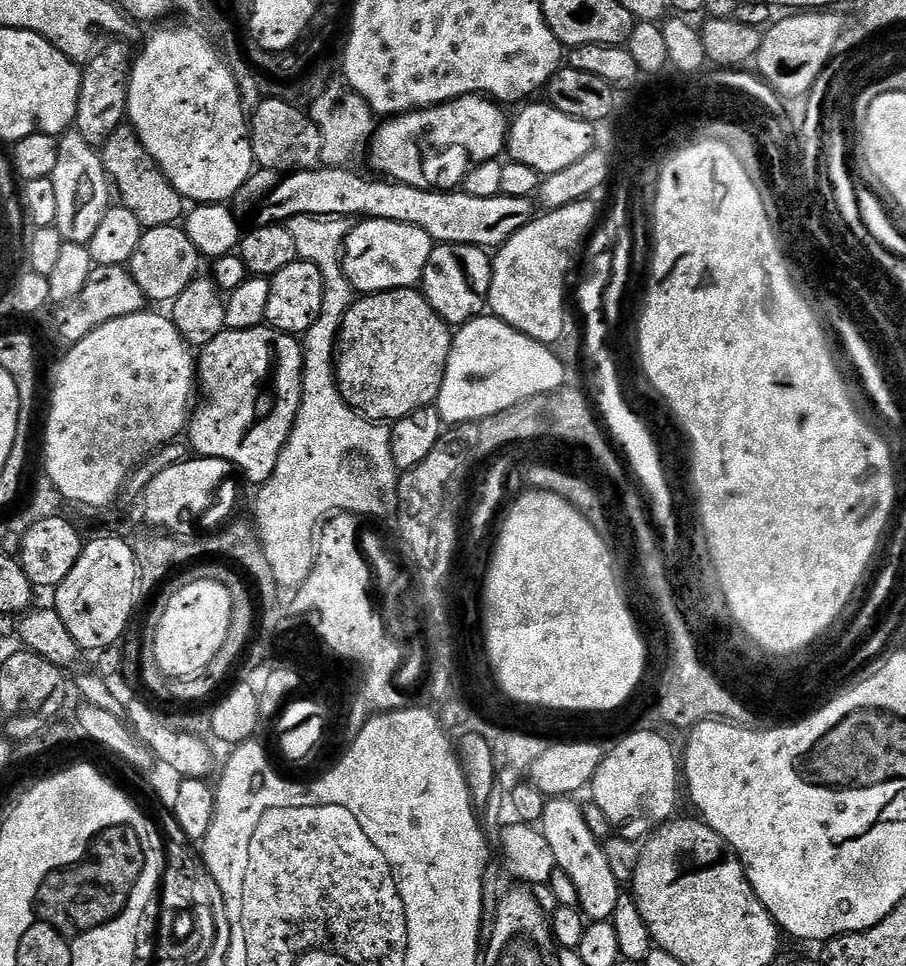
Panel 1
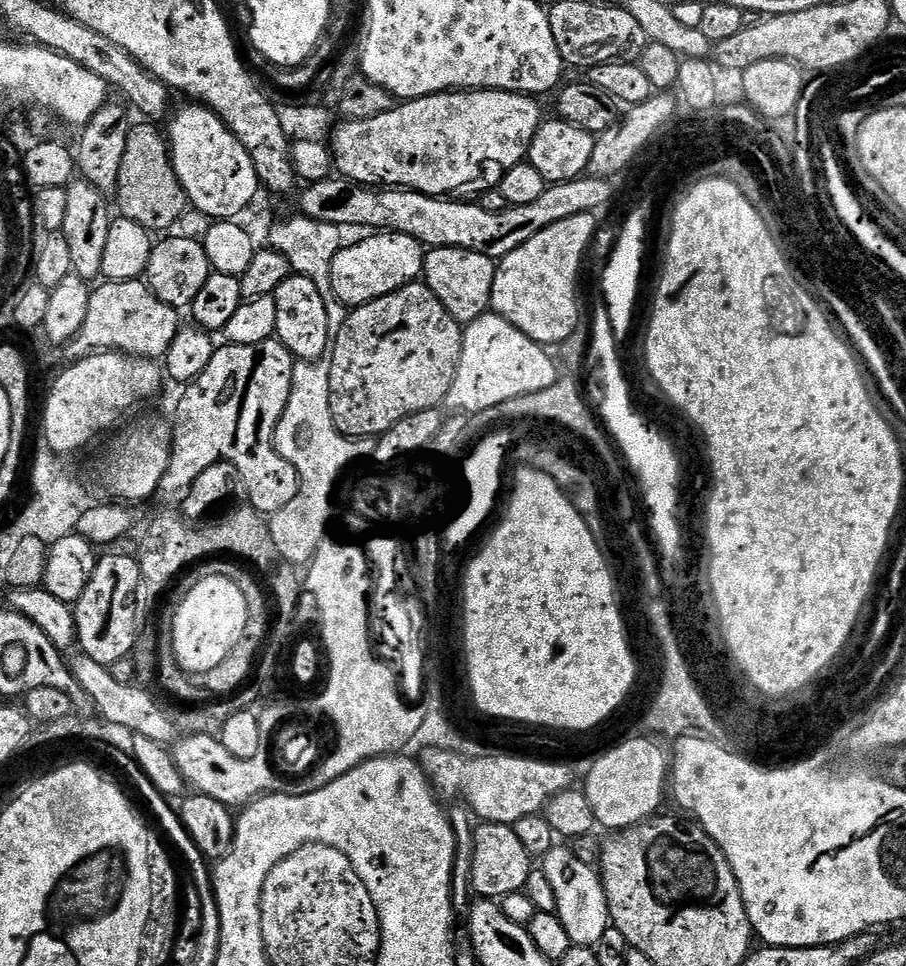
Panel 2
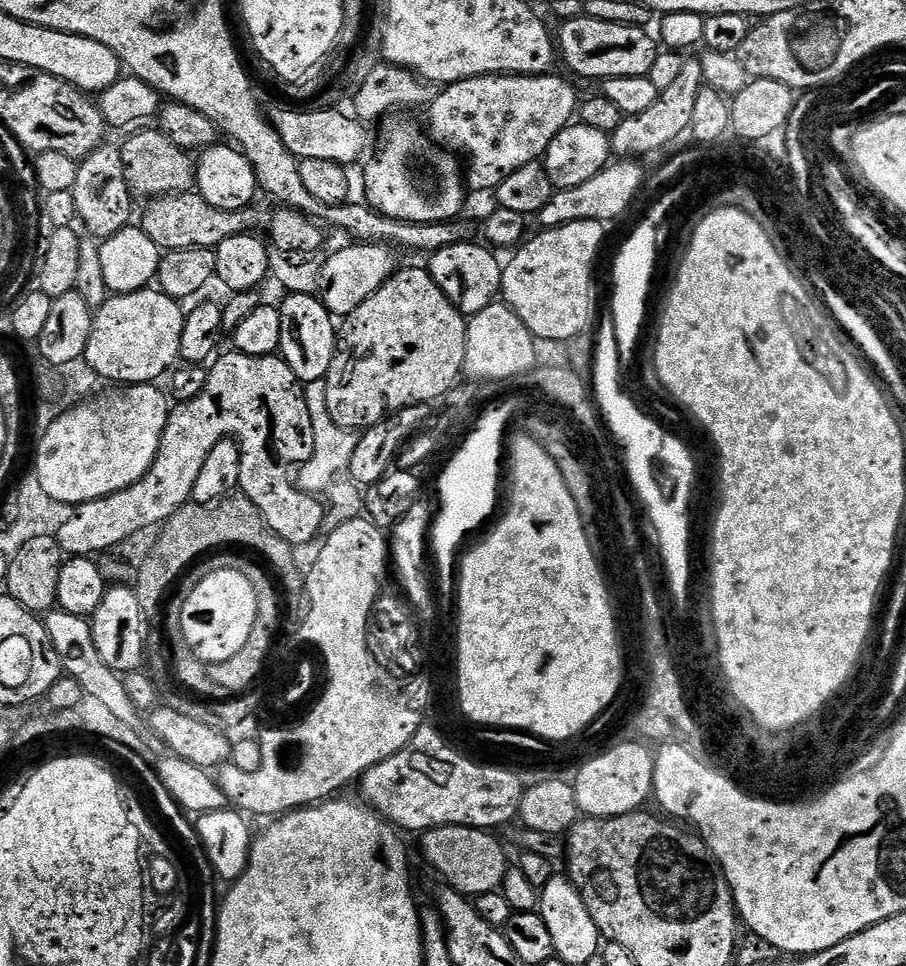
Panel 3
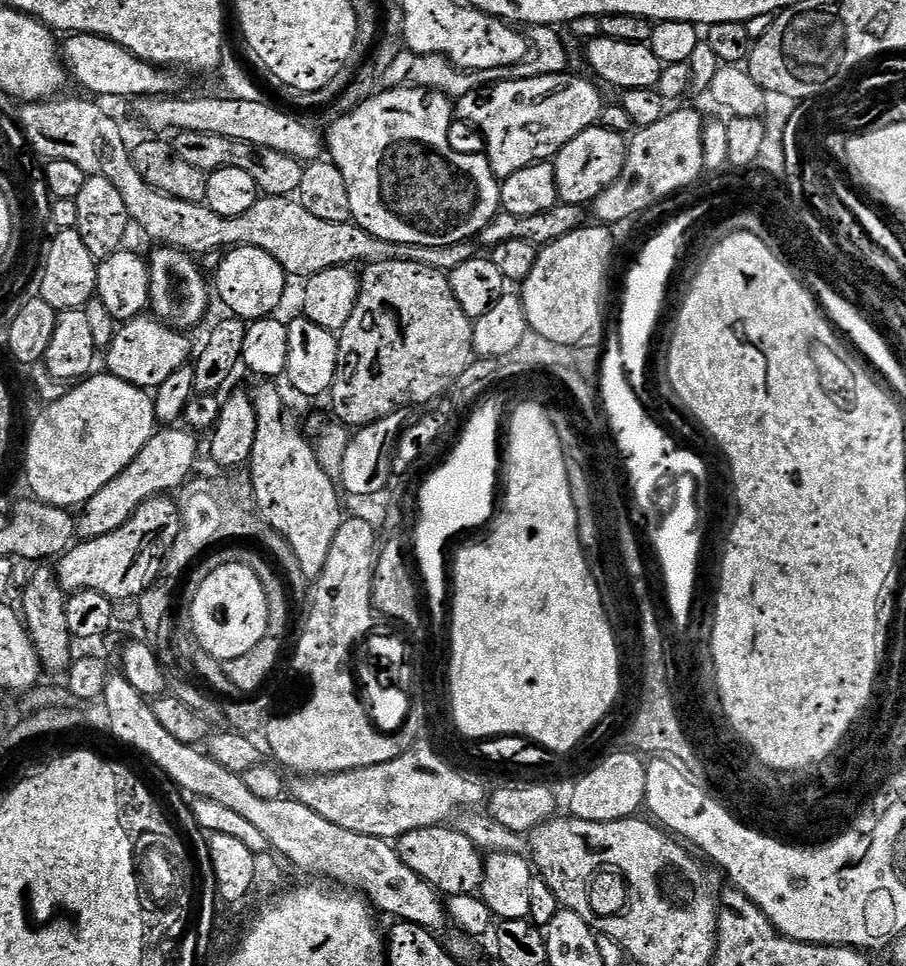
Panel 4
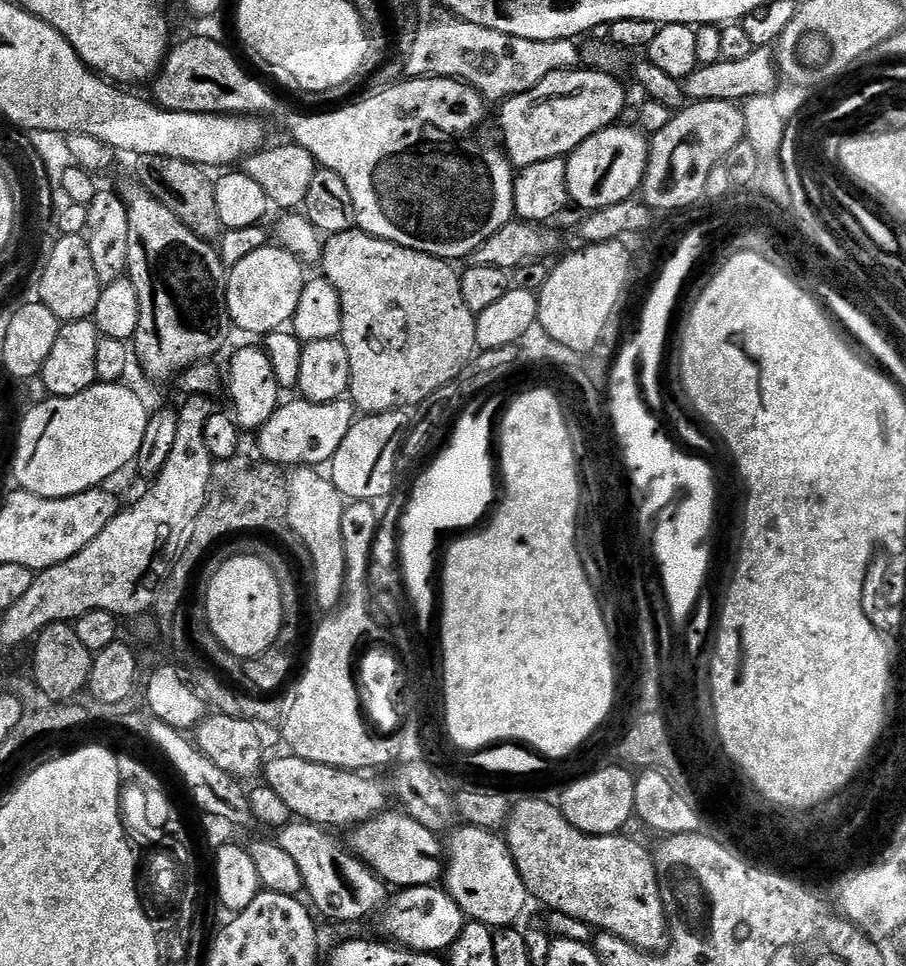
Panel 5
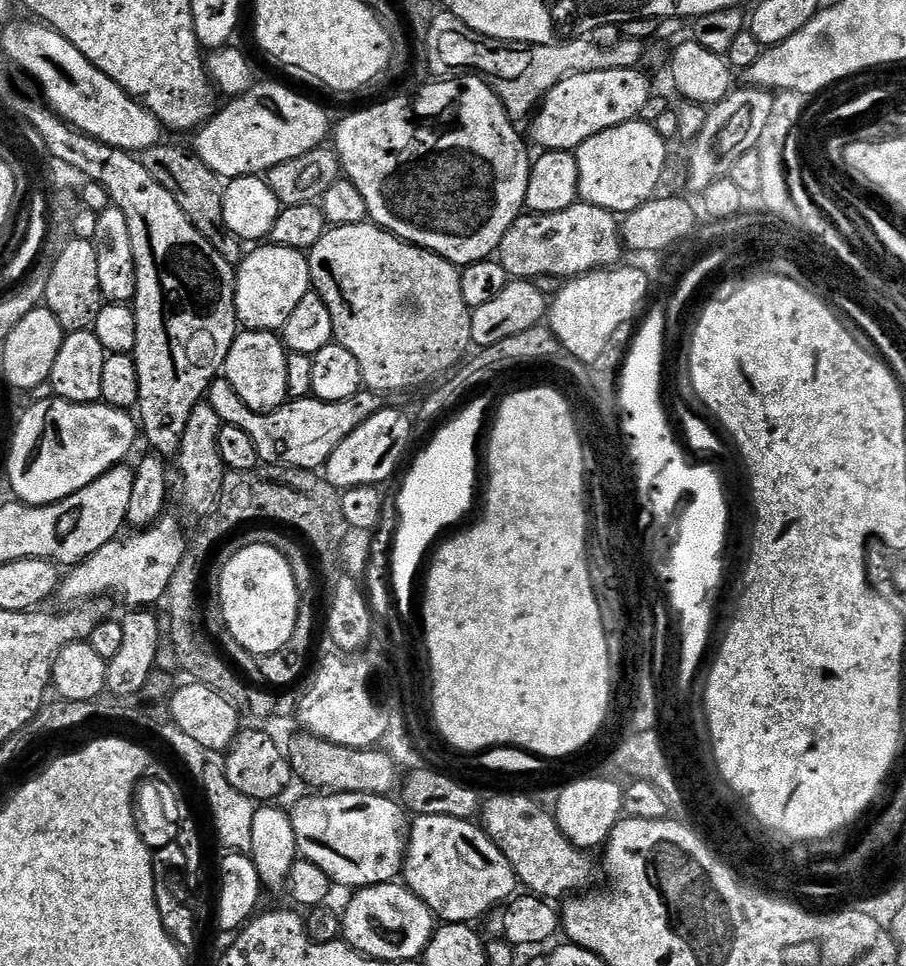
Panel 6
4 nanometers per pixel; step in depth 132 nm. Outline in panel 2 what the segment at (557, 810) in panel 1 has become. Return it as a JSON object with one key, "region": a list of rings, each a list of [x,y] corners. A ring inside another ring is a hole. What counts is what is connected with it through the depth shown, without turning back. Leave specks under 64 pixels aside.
{"region":[[[554,846],[542,858],[542,871],[550,881],[556,899],[556,917],[562,922],[563,929],[570,936],[570,942],[578,946],[595,948],[602,934],[610,927],[606,892],[600,881],[599,871],[593,865],[582,862],[571,847]]]}

